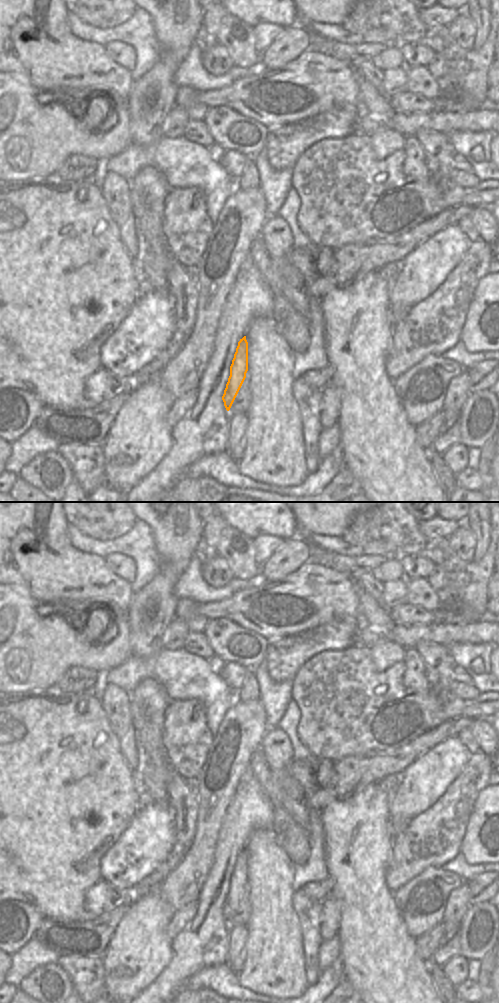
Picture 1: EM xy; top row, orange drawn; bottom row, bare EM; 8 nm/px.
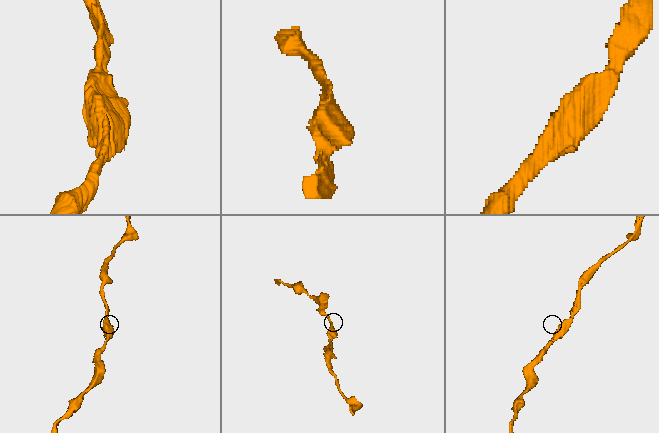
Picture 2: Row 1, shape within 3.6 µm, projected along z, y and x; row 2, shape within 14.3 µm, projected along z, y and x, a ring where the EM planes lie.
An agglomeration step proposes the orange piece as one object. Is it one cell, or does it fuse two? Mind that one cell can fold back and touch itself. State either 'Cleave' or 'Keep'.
Keep

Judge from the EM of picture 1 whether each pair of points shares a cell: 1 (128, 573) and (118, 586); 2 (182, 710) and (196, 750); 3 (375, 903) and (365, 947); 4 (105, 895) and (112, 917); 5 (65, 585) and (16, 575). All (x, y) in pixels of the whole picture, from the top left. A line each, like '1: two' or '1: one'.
1: two
2: one
3: one
4: two
5: one

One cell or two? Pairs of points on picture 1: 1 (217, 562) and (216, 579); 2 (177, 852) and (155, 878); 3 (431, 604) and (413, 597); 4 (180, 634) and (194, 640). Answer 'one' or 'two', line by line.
1: one
2: one
3: one
4: two

